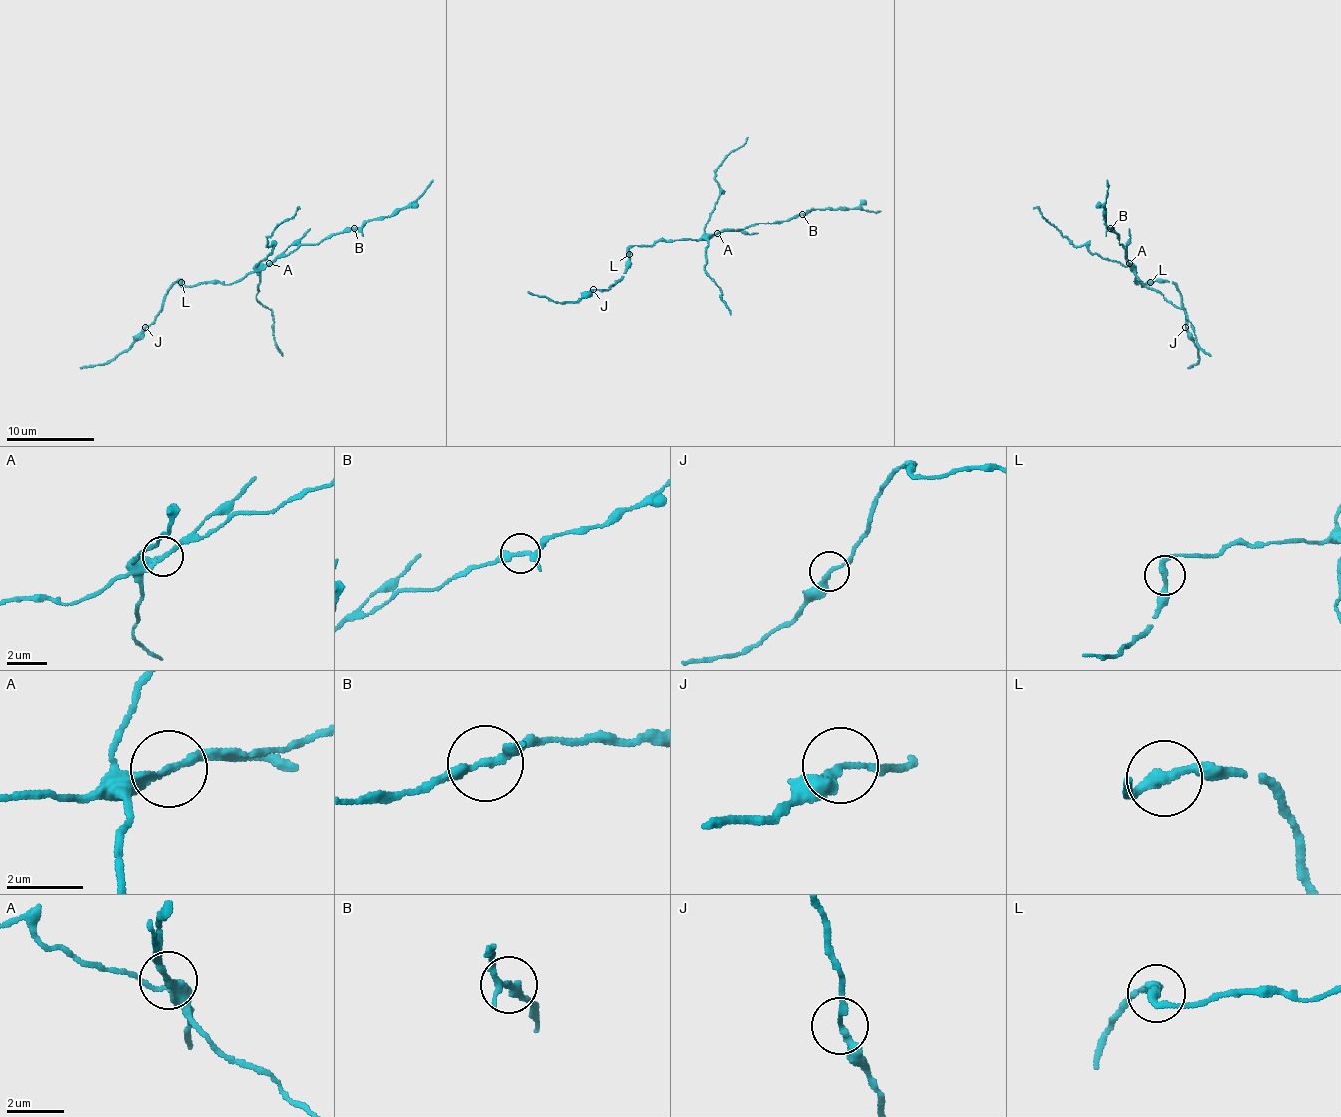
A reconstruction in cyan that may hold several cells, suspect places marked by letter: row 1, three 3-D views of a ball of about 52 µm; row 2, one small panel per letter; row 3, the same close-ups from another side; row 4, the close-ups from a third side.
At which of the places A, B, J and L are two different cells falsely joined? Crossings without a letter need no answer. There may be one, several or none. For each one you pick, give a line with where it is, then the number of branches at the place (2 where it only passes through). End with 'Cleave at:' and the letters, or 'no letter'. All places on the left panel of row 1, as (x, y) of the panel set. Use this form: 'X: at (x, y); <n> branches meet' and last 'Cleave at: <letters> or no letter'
A: at (269, 263); 2 branches meet
Cleave at: A

